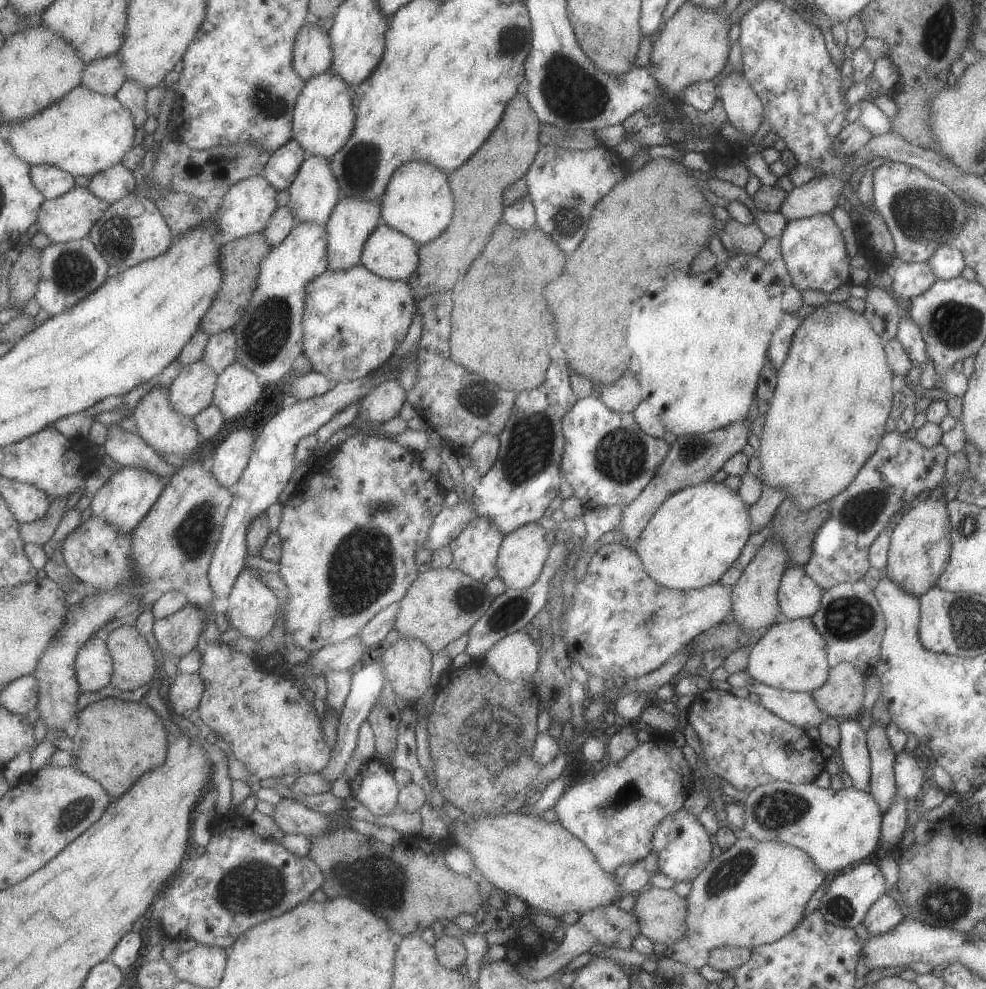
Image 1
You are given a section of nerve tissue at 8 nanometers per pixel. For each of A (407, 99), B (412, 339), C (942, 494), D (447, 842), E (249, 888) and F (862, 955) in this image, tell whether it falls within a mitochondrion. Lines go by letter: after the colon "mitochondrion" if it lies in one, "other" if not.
A: other
B: other
C: other
D: other
E: mitochondrion
F: other

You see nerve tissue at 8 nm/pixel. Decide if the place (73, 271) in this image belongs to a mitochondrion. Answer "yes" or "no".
yes

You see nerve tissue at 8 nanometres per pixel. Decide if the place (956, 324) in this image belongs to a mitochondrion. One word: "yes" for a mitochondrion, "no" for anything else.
yes

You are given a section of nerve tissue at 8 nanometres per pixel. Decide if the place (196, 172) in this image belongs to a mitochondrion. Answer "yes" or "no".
yes

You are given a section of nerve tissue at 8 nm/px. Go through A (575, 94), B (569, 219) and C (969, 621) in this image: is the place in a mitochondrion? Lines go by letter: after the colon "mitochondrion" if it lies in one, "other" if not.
A: mitochondrion
B: mitochondrion
C: mitochondrion

